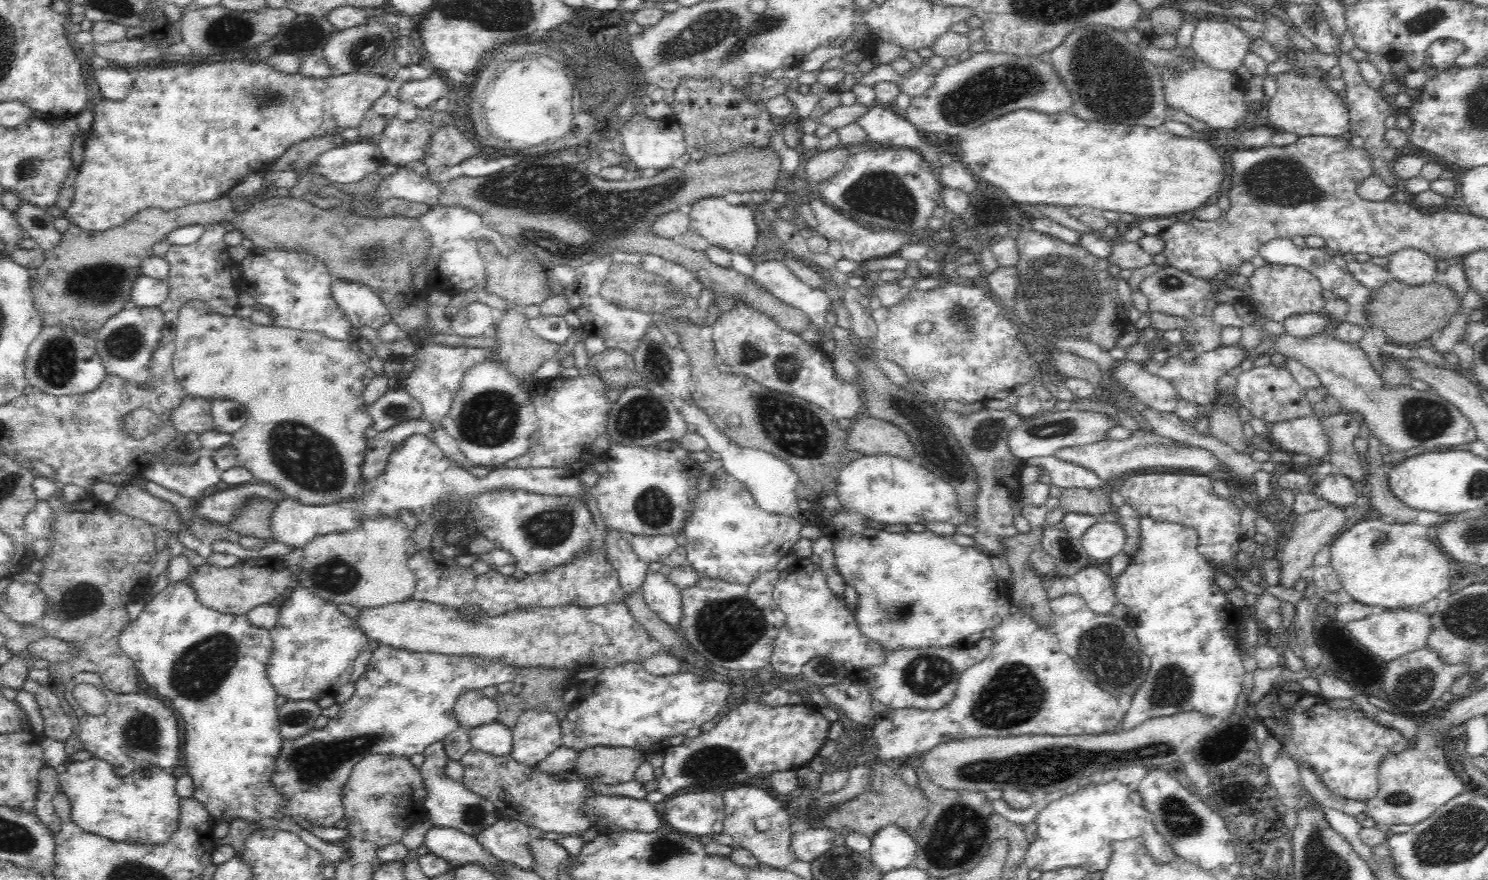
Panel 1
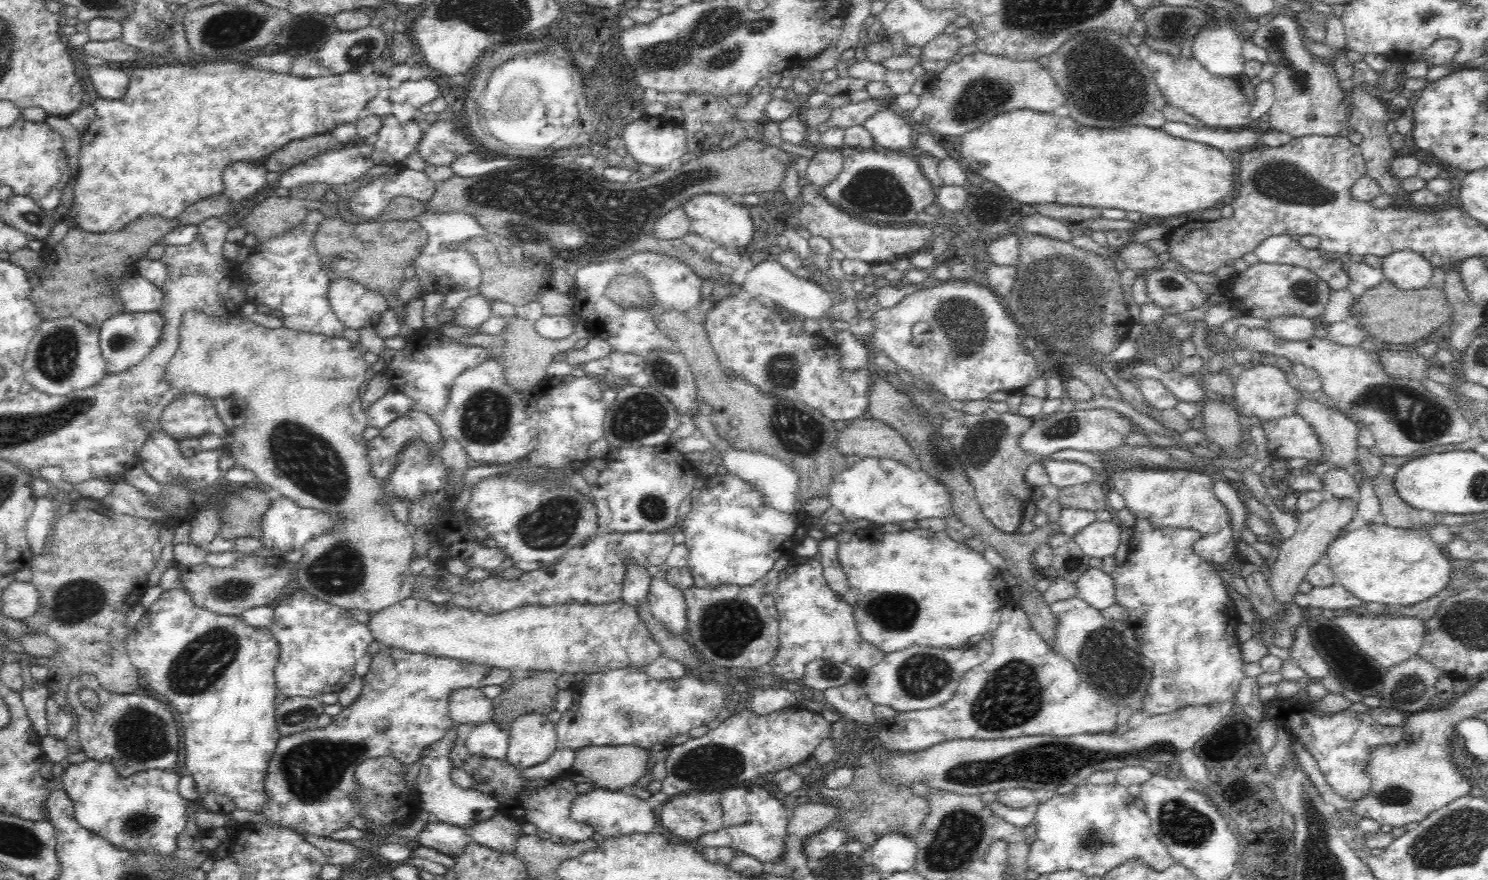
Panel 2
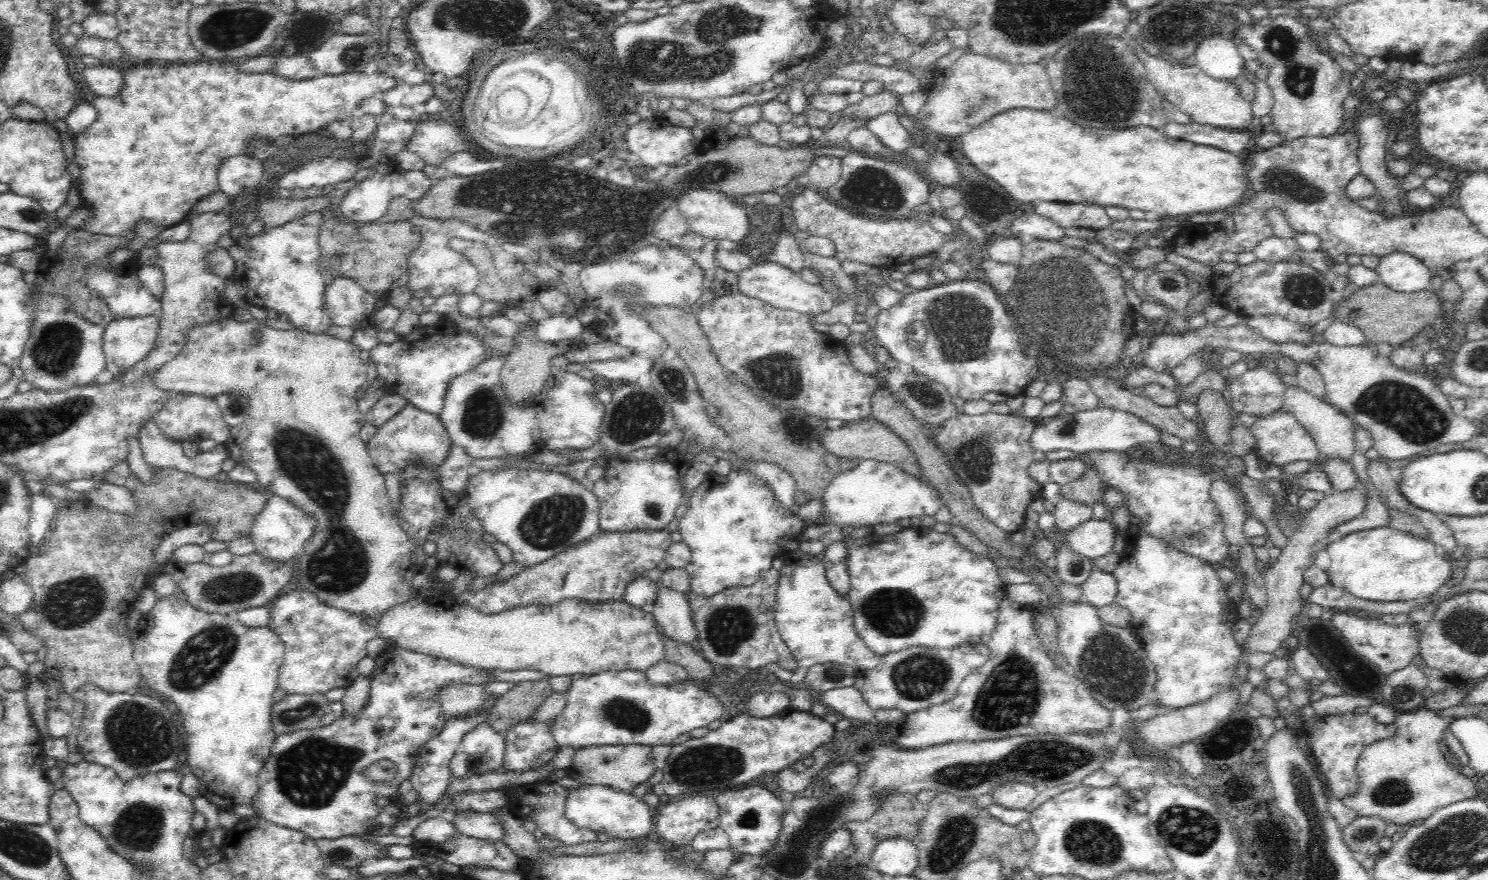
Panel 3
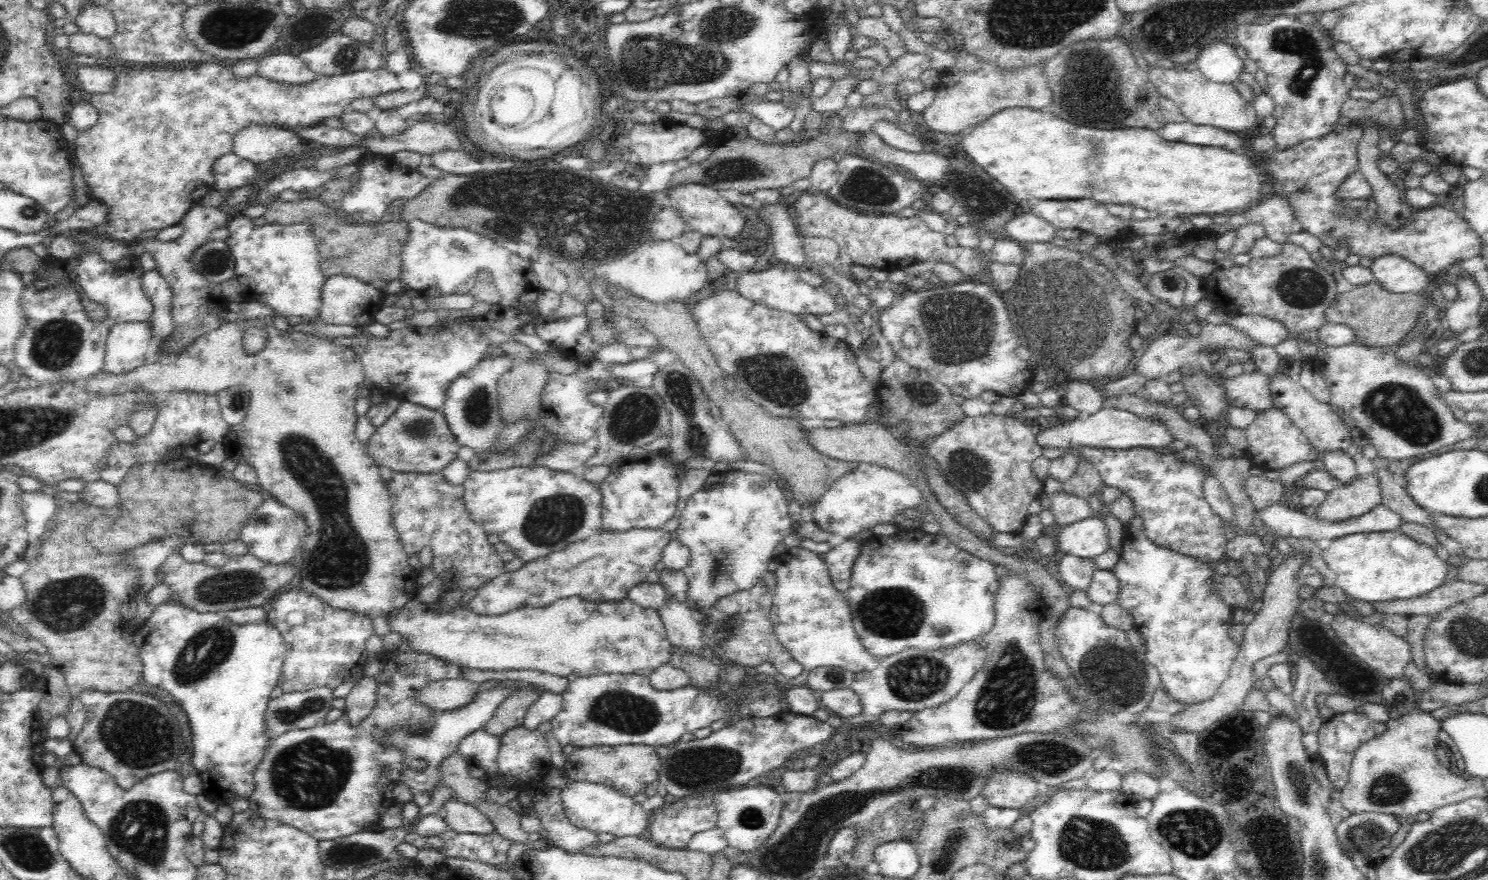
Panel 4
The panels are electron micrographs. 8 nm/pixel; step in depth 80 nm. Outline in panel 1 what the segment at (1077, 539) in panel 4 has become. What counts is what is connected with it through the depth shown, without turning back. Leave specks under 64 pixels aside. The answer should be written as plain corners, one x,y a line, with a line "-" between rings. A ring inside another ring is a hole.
1098,520
1078,540
1084,552
1102,564
1123,549
1124,531
1118,522

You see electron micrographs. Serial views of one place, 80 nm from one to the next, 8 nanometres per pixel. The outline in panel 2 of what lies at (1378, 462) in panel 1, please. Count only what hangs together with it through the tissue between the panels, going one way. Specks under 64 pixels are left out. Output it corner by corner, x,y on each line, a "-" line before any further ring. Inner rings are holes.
1380,476
1372,481
1377,490
1380,501
1382,524
1397,529
1424,529
1424,523
1420,519
1420,512
1406,504
1394,487
1393,480
1386,476

